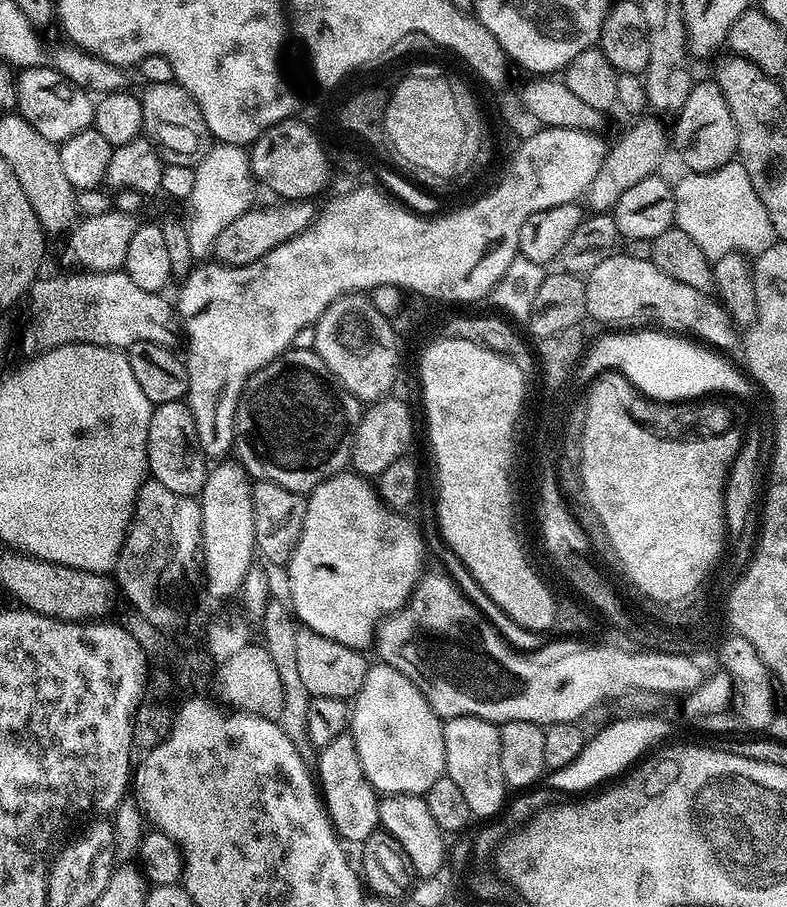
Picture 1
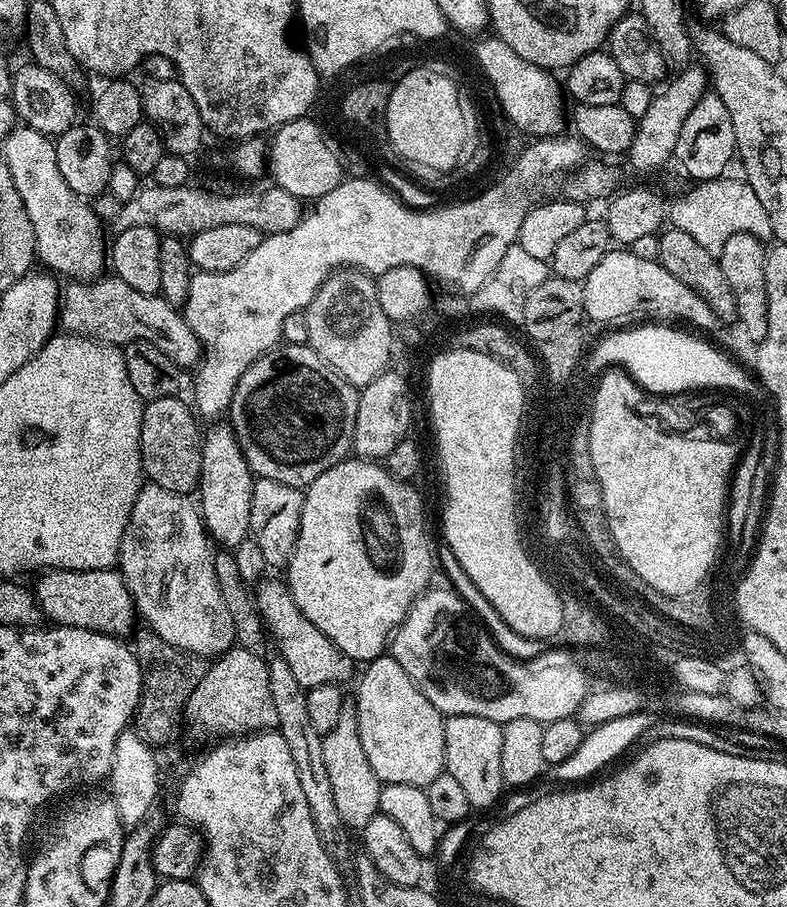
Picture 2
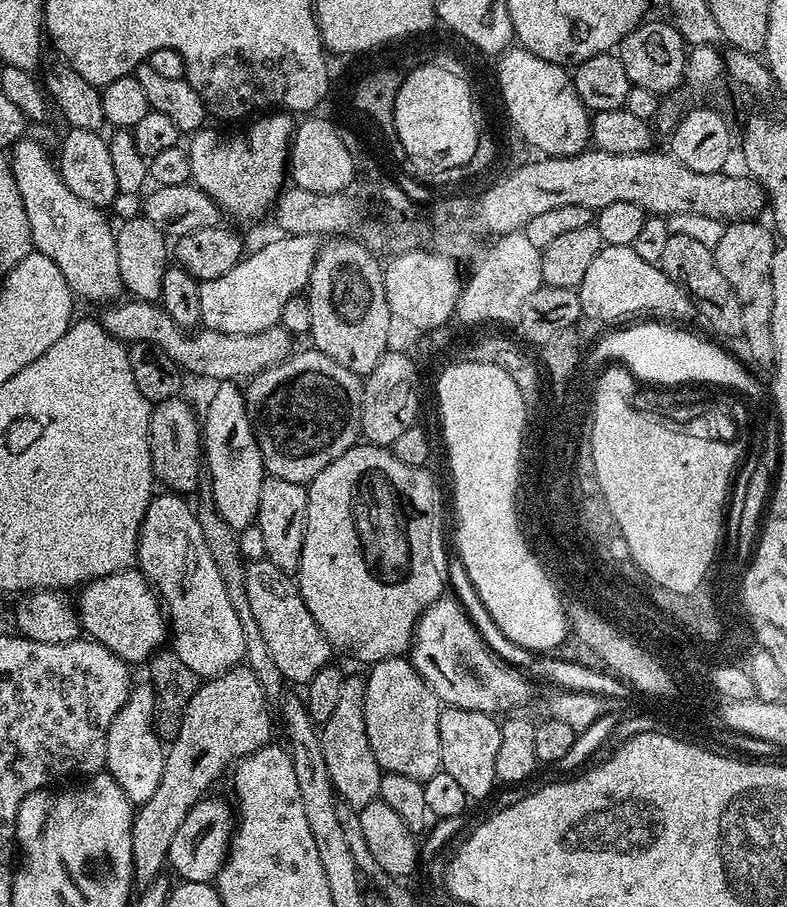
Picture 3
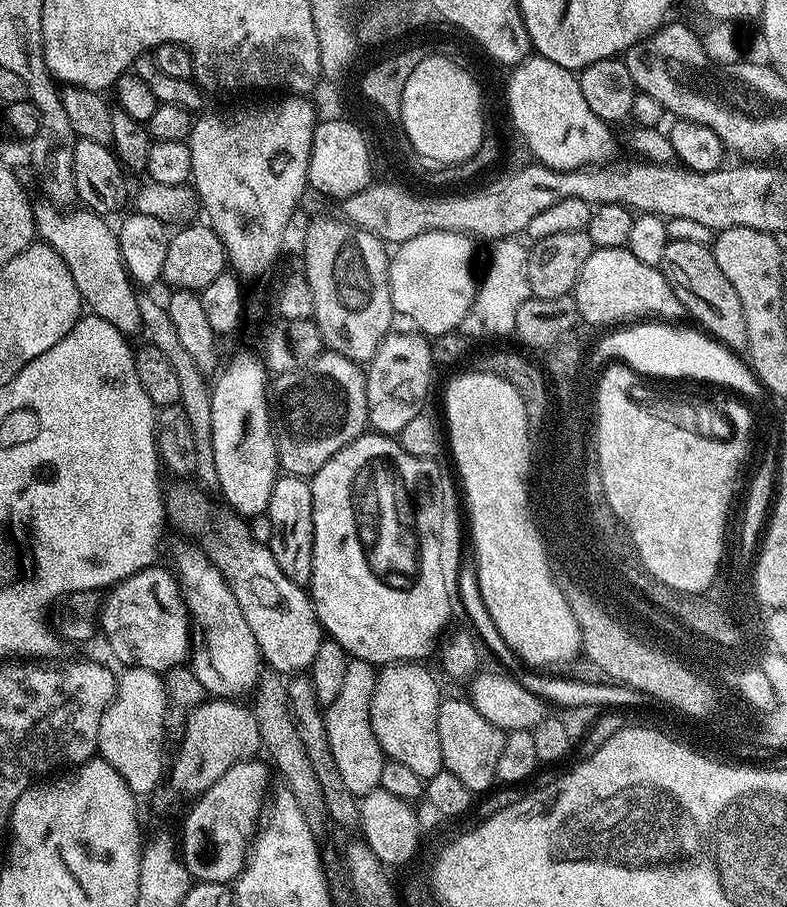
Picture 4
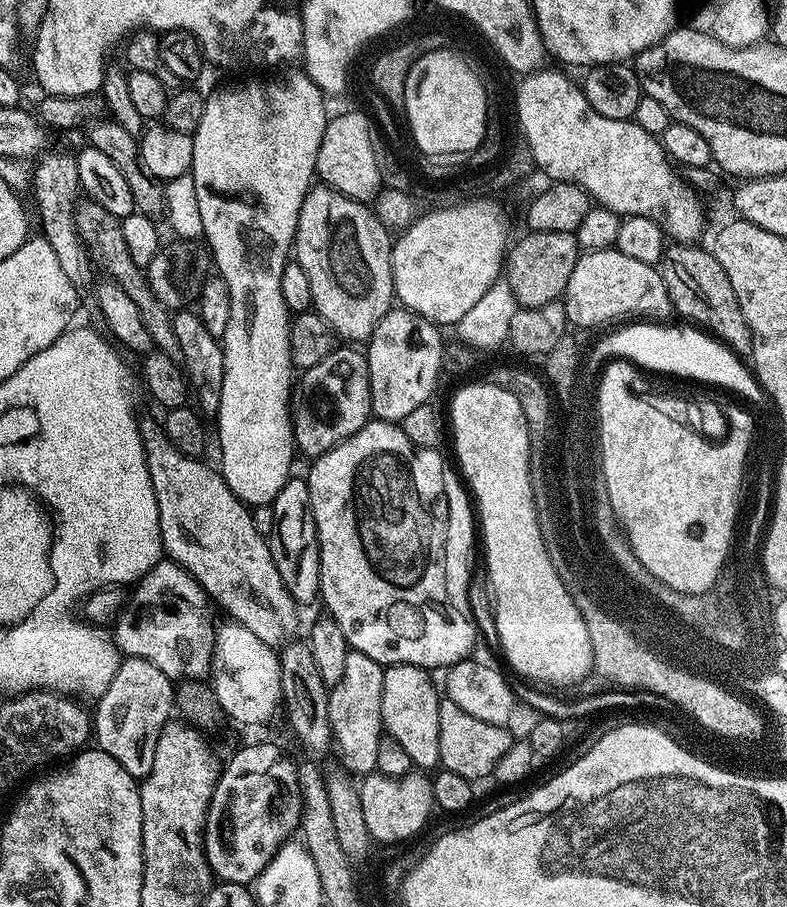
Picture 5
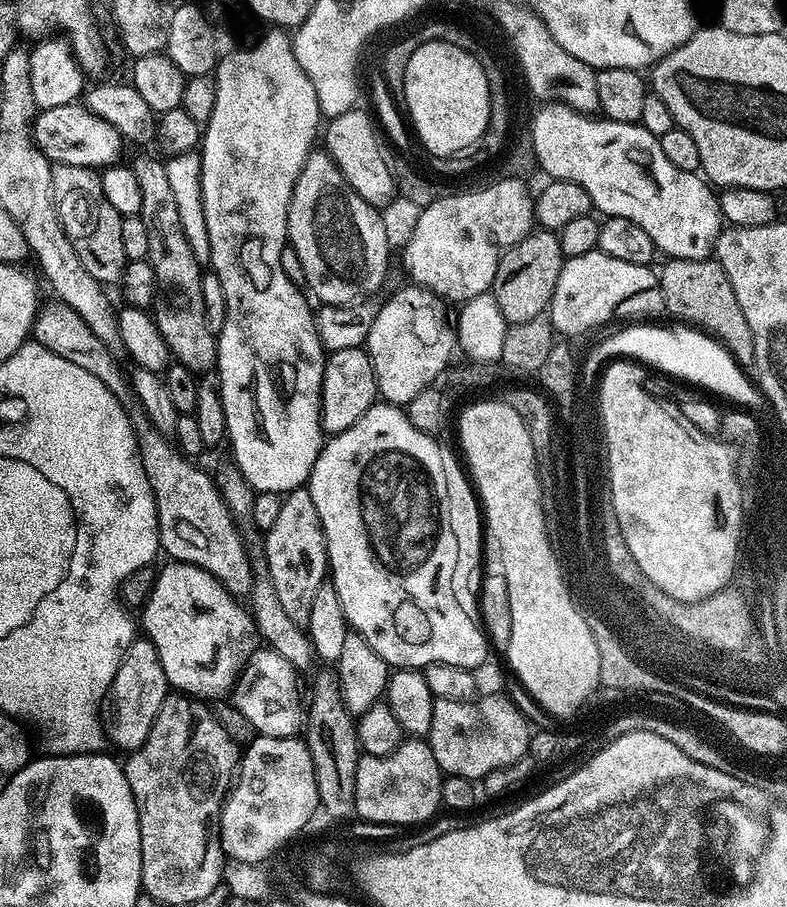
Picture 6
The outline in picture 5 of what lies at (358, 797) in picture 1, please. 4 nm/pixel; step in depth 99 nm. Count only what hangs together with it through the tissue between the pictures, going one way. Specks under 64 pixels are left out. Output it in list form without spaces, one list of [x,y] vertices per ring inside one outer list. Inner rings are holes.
[[[348,651],[342,678],[331,685],[328,693],[328,717],[334,748],[340,751],[339,763],[345,772],[363,778],[376,771],[378,742],[382,735],[382,678],[385,665],[361,652]]]

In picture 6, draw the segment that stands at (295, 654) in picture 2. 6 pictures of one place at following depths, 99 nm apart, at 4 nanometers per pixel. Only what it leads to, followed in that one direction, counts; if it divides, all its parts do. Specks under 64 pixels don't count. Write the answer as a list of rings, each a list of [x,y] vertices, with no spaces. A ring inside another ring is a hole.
[[[48,303],[37,313],[34,325],[35,343],[46,346],[58,358],[82,366],[112,394],[127,411],[131,429],[134,430],[136,448],[142,458],[142,466],[155,498],[155,508],[159,520],[160,547],[169,552],[173,561],[193,564],[209,572],[215,580],[224,585],[224,589],[236,598],[247,597],[254,585],[254,571],[249,559],[245,537],[240,536],[237,521],[219,492],[215,479],[185,456],[152,424],[144,406],[138,401],[130,381],[121,370],[119,359],[111,355],[102,344],[98,335],[87,326],[78,313],[68,304]]]

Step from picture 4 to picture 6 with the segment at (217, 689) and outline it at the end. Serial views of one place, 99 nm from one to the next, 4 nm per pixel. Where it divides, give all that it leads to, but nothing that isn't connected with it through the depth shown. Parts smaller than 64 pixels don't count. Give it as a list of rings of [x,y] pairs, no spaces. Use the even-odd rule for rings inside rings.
[[[260,646],[249,656],[248,661],[230,693],[231,703],[252,723],[261,736],[296,736],[302,728],[302,700],[296,690],[298,673],[282,654],[267,646]]]

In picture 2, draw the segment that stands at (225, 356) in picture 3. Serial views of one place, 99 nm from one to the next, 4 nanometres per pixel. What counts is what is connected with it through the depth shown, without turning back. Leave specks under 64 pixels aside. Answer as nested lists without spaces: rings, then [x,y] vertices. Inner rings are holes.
[[[115,274],[87,282],[73,280],[65,283],[60,294],[58,324],[65,333],[86,336],[90,340],[99,340],[101,344],[123,346],[139,340],[150,342],[181,370],[195,369],[206,352],[177,305],[167,304],[160,294],[142,294],[142,290],[126,286],[126,282],[119,280]]]

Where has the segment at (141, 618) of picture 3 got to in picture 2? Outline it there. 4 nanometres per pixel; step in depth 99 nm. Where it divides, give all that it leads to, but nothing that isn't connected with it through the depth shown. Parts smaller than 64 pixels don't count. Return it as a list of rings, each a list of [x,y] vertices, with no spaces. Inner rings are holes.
[[[112,568],[85,572],[48,570],[40,578],[34,587],[34,595],[43,613],[52,618],[53,625],[101,632],[117,638],[133,635],[132,627],[138,624],[136,601],[132,599],[132,589],[119,571]]]

